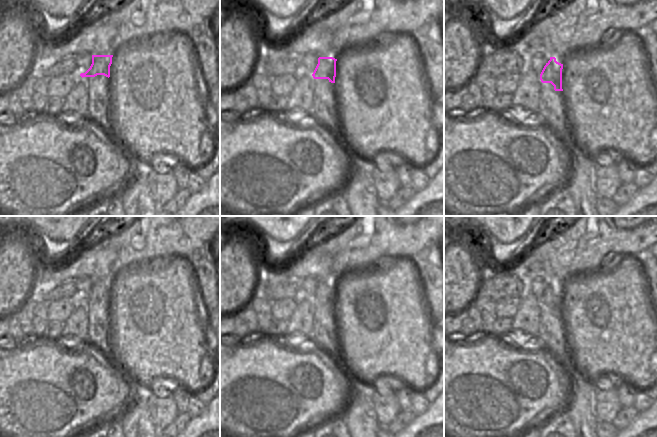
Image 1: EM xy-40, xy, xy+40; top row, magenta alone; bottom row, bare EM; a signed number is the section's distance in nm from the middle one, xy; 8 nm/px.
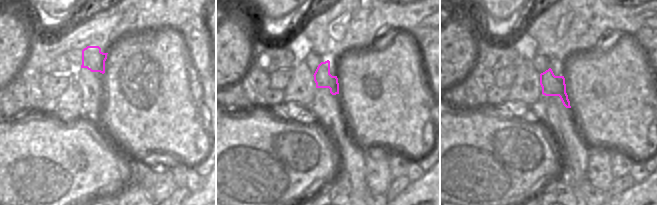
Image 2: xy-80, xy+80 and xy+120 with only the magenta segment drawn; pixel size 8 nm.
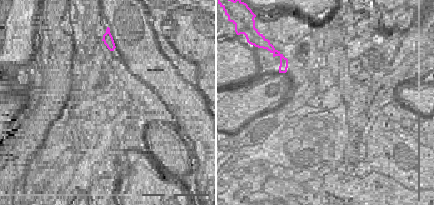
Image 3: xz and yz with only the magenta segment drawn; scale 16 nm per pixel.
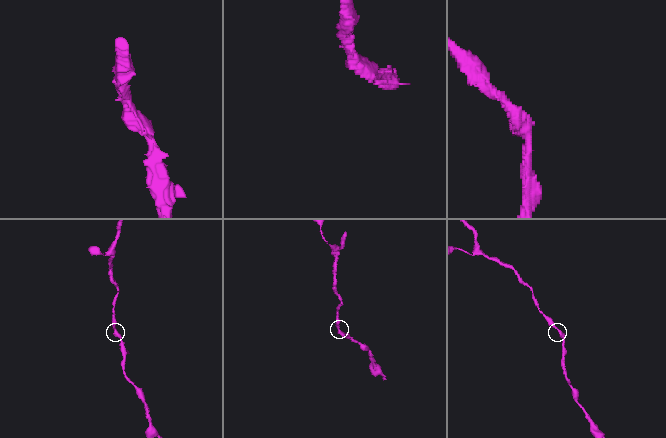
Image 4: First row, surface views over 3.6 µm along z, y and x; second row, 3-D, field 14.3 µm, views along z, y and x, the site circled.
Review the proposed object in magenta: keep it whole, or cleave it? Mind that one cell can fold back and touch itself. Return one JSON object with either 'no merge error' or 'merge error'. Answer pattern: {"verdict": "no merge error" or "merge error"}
{"verdict": "no merge error"}

